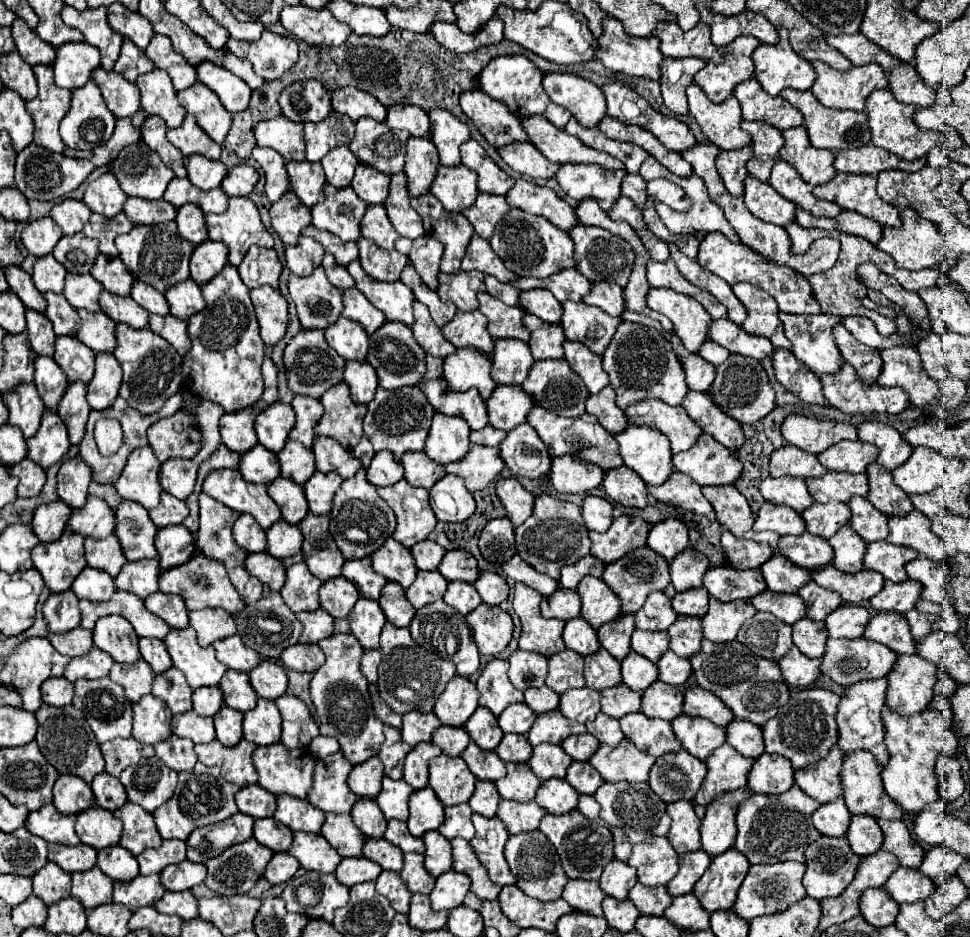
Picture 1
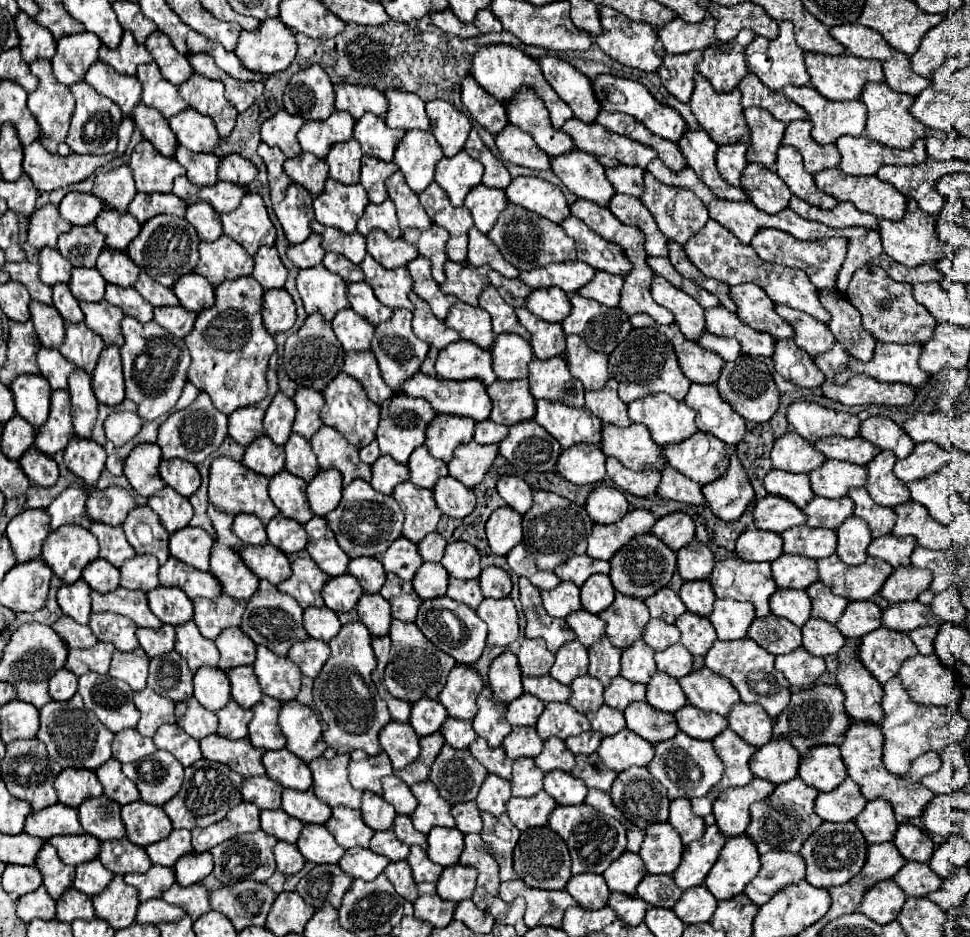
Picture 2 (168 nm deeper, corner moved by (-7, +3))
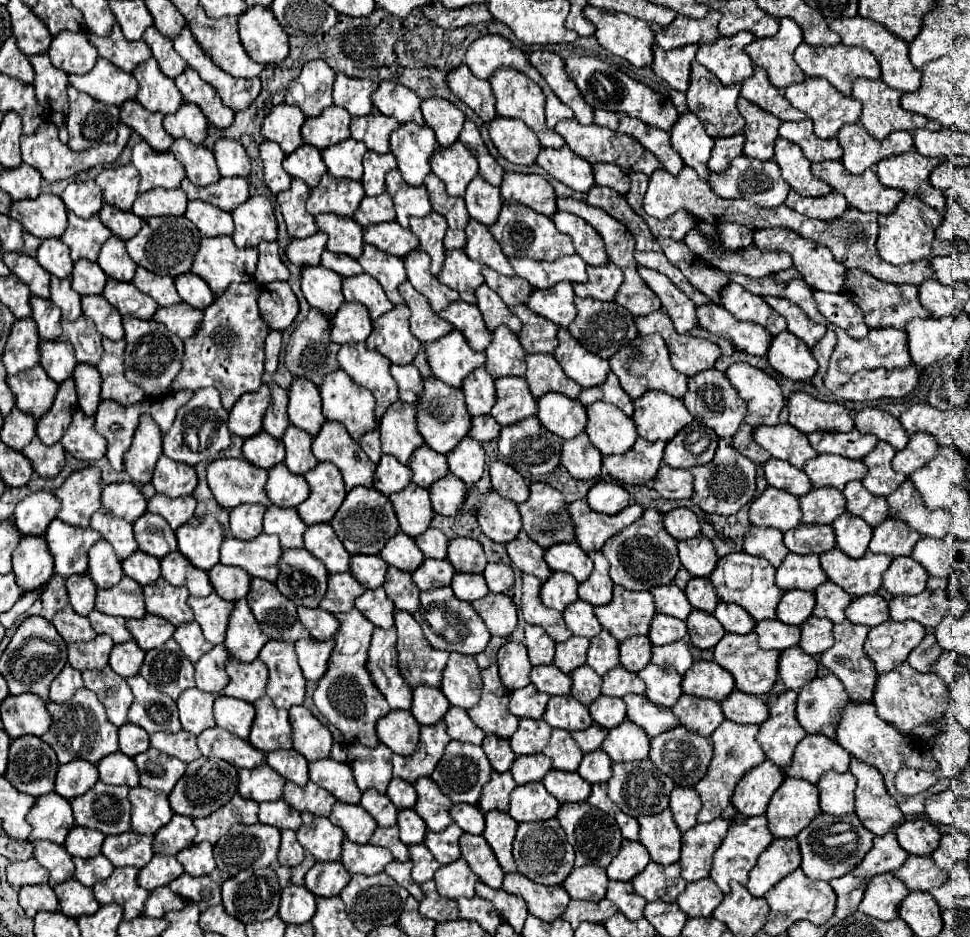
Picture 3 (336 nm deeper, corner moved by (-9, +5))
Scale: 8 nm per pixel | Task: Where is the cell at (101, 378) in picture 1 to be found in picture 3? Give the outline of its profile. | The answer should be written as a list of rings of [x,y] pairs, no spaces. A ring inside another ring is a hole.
[[[103,338],[103,356],[97,364],[97,370],[103,376],[103,388],[101,388],[101,398],[103,400],[115,400],[123,406],[137,404],[145,398],[145,392],[141,386],[129,382],[125,378],[125,366],[123,366],[123,350],[125,342],[123,340],[109,340]]]

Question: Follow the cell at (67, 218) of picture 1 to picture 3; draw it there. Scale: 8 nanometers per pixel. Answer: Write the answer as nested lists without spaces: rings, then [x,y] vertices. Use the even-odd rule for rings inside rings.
[[[93,180],[73,182],[61,194],[65,206],[81,218],[91,218],[103,206],[103,192]]]

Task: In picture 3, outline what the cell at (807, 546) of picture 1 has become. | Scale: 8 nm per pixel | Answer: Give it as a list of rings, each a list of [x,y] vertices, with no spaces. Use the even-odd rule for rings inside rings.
[[[813,526],[785,532],[785,546],[795,554],[821,554],[835,548],[835,534],[831,526]]]

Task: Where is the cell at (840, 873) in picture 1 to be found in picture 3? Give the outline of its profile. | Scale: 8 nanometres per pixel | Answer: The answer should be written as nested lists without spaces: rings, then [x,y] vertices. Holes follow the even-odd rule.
[[[821,812],[805,830],[801,830],[801,832],[797,834],[797,842],[799,842],[801,854],[803,854],[801,870],[803,870],[803,872],[807,874],[807,878],[811,878],[811,880],[829,882],[829,880],[833,880],[833,878],[845,876],[845,874],[851,872],[851,870],[859,864],[859,860],[863,860],[865,854],[873,848],[873,838],[875,838],[875,834],[869,832],[855,814],[851,814],[849,818],[843,818],[843,820],[841,820],[841,822],[849,822],[849,824],[851,824],[851,832],[831,836],[829,828],[831,828],[837,820],[839,820],[839,818]]]

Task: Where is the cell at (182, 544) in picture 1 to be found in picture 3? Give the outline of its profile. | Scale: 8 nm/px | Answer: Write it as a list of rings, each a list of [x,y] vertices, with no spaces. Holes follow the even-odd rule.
[[[193,516],[189,522],[179,526],[175,534],[181,554],[187,556],[193,566],[211,570],[215,564],[219,564],[219,548],[223,544],[225,530],[215,516]]]

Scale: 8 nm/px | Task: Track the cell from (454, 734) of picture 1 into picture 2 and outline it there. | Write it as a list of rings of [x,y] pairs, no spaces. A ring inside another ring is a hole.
[[[447,718],[441,726],[441,734],[445,736],[445,742],[457,750],[469,748],[469,744],[477,738],[475,730],[471,728],[471,722],[457,718]]]

